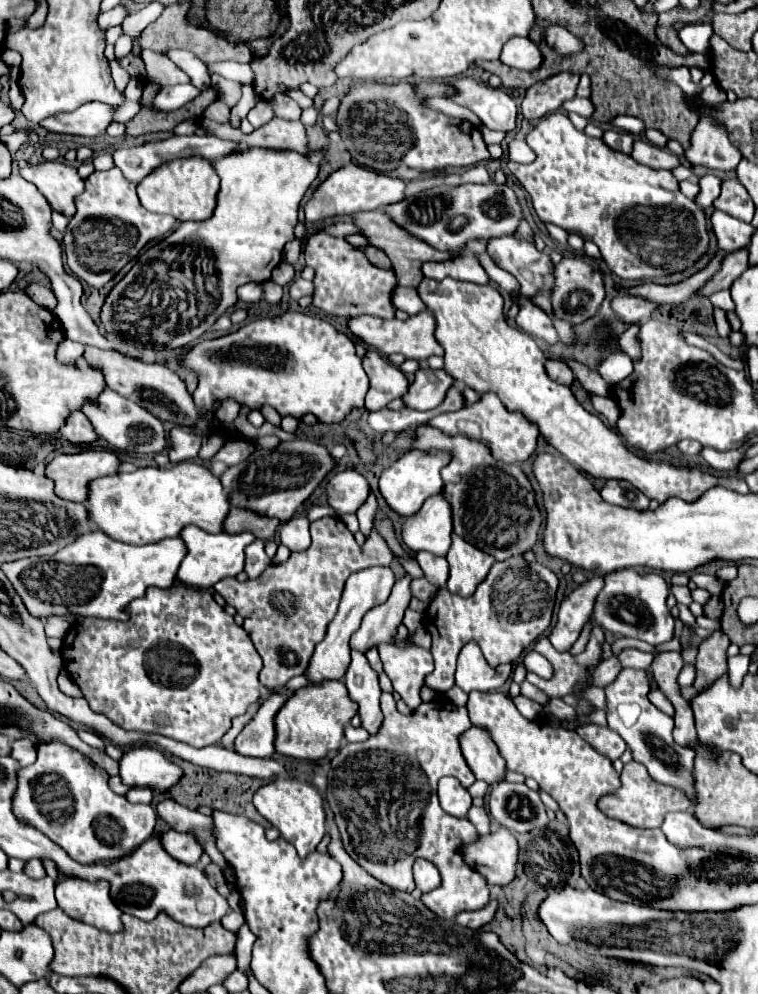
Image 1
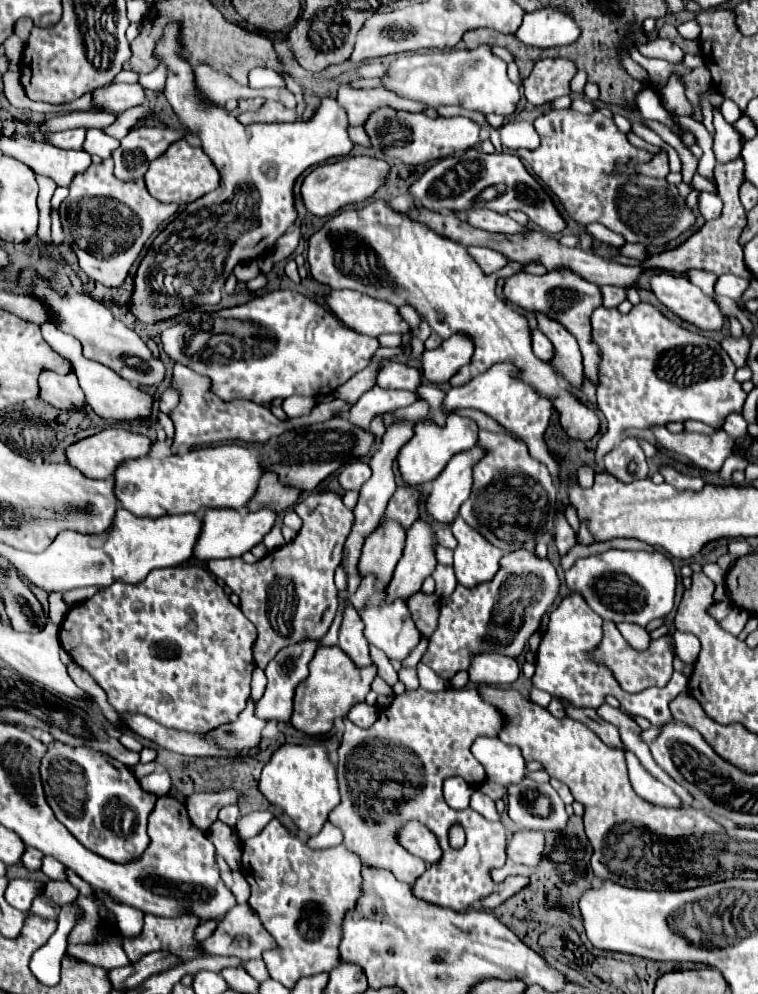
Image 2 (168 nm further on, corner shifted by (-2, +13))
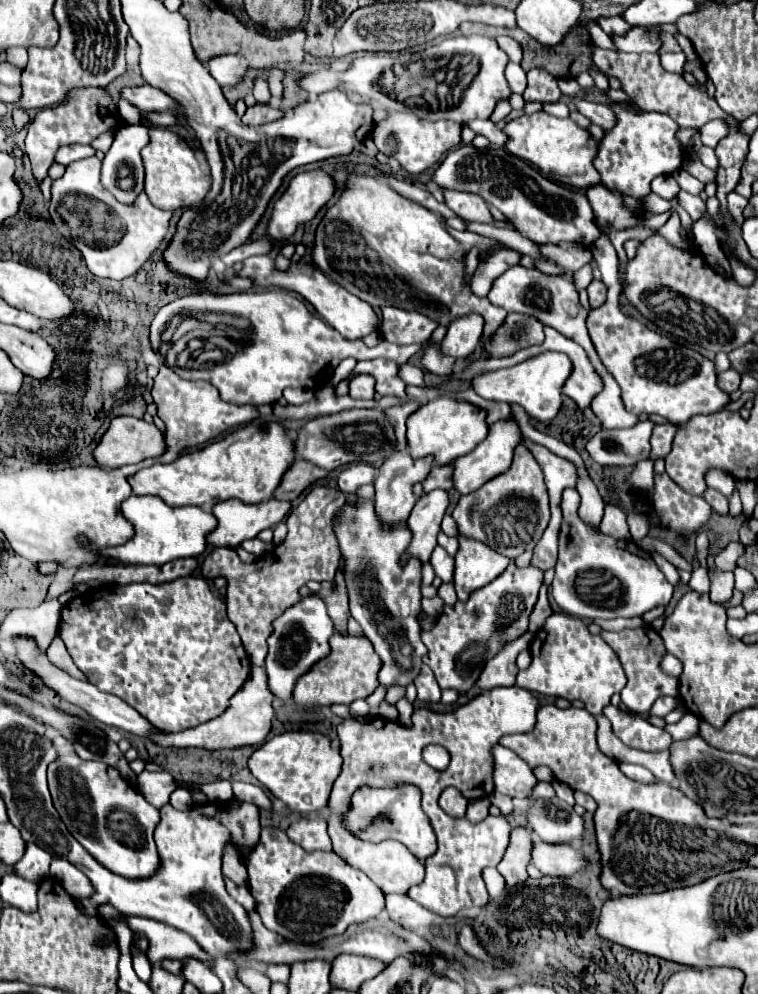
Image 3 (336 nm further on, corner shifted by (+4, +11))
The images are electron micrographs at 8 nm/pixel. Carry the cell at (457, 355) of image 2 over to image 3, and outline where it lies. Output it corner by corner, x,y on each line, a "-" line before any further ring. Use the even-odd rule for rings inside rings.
479,314
461,316
449,324
447,334
441,342
441,354
455,360
465,360
471,352
477,350
479,338
483,332
483,318

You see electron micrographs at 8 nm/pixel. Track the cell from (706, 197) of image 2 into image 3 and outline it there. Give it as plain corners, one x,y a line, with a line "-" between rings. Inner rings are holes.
679,192
679,204
689,212
689,216
693,218
693,220
699,220
705,212
707,212
707,208
705,208
705,202
699,198
699,196
695,196
695,194
689,194
689,192

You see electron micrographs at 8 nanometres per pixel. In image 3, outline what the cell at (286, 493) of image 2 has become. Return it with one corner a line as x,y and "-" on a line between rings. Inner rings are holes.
295,460
287,472
283,474
283,480
279,482
279,488
275,490
275,500
287,500
293,502
295,498
299,498
299,494
309,488
315,480
325,478
327,472
305,462
305,460

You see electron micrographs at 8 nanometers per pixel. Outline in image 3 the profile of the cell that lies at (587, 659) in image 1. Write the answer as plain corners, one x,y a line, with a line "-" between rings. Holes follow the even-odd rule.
635,628
635,630
621,630
621,632
601,632
601,638
617,652
627,684
621,692
621,702
633,712
649,712
653,702
659,696
677,696
679,694
679,680
665,674
661,668
663,656
667,656
667,648
663,648
663,638
653,628

